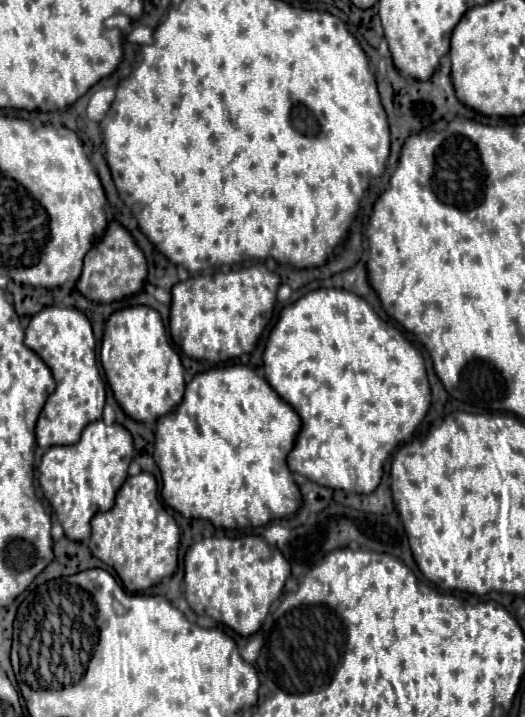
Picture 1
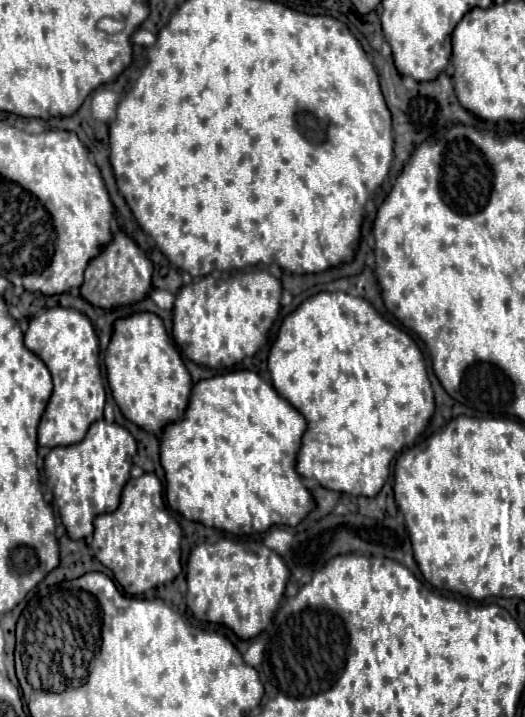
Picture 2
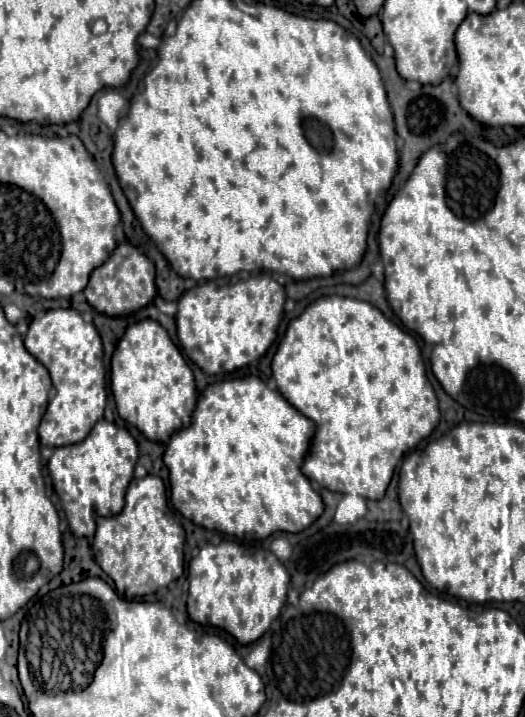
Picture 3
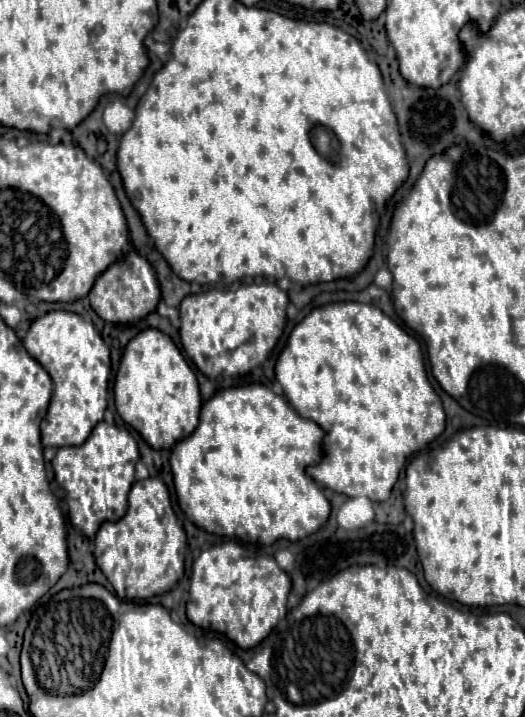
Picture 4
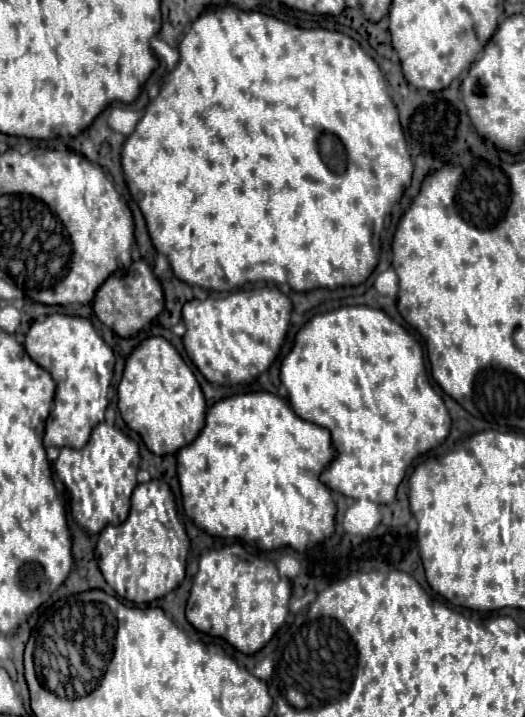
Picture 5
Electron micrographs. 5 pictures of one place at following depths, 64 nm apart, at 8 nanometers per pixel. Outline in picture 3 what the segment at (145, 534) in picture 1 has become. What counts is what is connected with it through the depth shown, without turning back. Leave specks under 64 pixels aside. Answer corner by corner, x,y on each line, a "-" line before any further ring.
158,476
134,478
126,490
126,504
120,514
98,518
92,552
100,568
114,580
117,593
127,600
154,594
182,576
184,528
168,508
166,488

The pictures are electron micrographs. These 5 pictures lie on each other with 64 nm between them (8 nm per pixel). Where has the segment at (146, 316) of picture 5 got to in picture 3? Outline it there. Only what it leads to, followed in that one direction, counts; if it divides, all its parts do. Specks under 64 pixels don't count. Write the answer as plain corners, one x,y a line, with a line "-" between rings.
120,242
110,254
110,258
102,266
90,272
84,296
90,306
94,306
98,312
104,312
108,316
124,316
128,312
134,312
156,298
154,264
146,254
142,254
130,242

